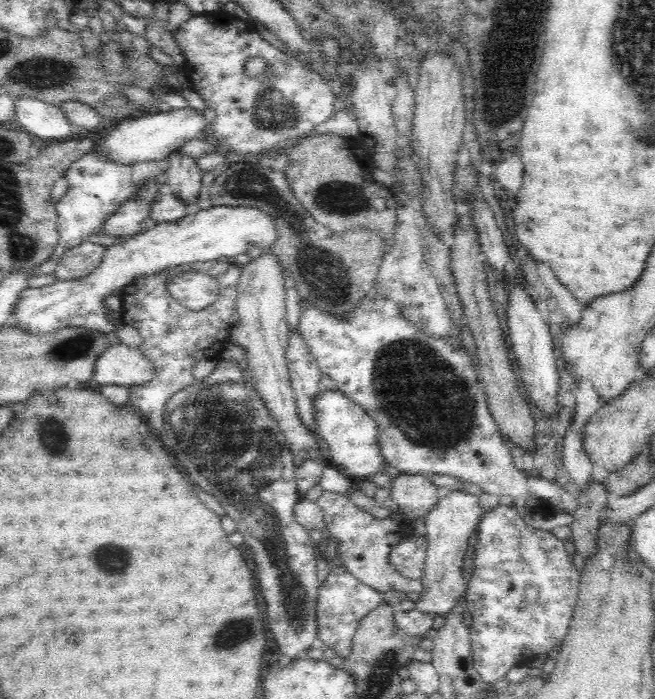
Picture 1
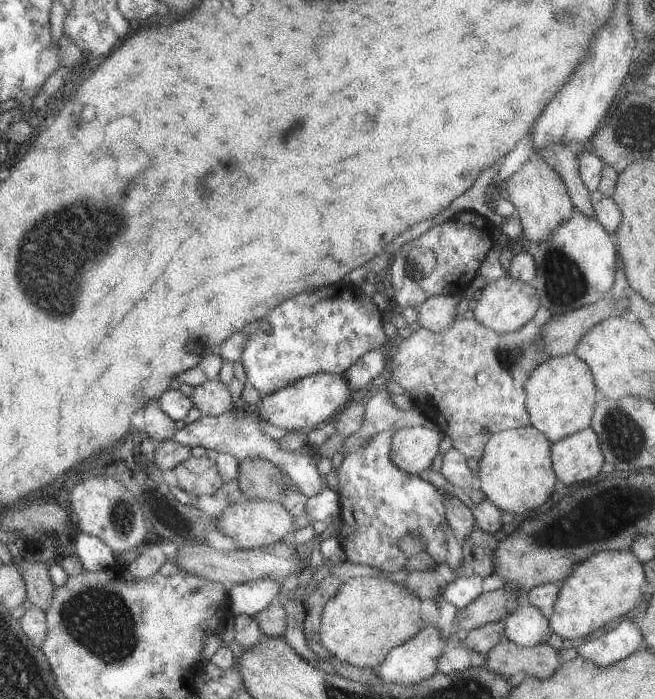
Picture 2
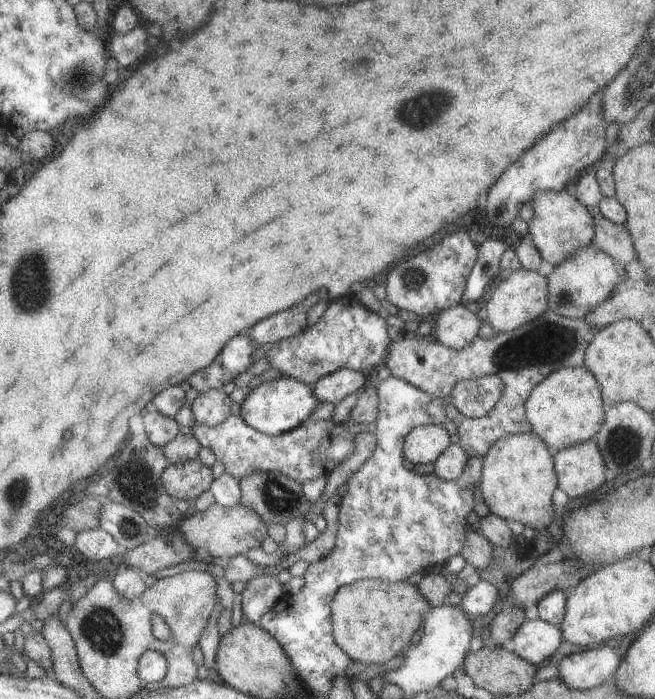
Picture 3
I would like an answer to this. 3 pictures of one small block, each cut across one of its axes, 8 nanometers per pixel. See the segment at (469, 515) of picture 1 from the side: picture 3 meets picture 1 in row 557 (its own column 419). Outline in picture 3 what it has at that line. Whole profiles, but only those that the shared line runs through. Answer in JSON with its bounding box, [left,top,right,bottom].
[402,425,449,464]

